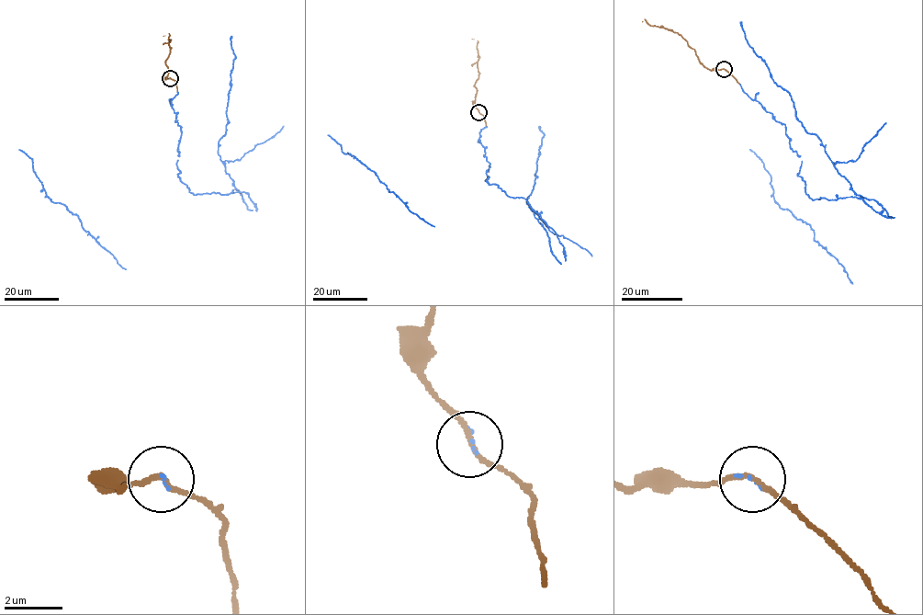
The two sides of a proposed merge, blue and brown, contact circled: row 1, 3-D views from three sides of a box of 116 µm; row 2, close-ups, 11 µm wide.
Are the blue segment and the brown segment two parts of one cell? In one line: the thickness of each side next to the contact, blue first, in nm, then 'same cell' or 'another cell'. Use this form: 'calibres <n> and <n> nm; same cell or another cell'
calibres 80 and 150 nm; same cell

